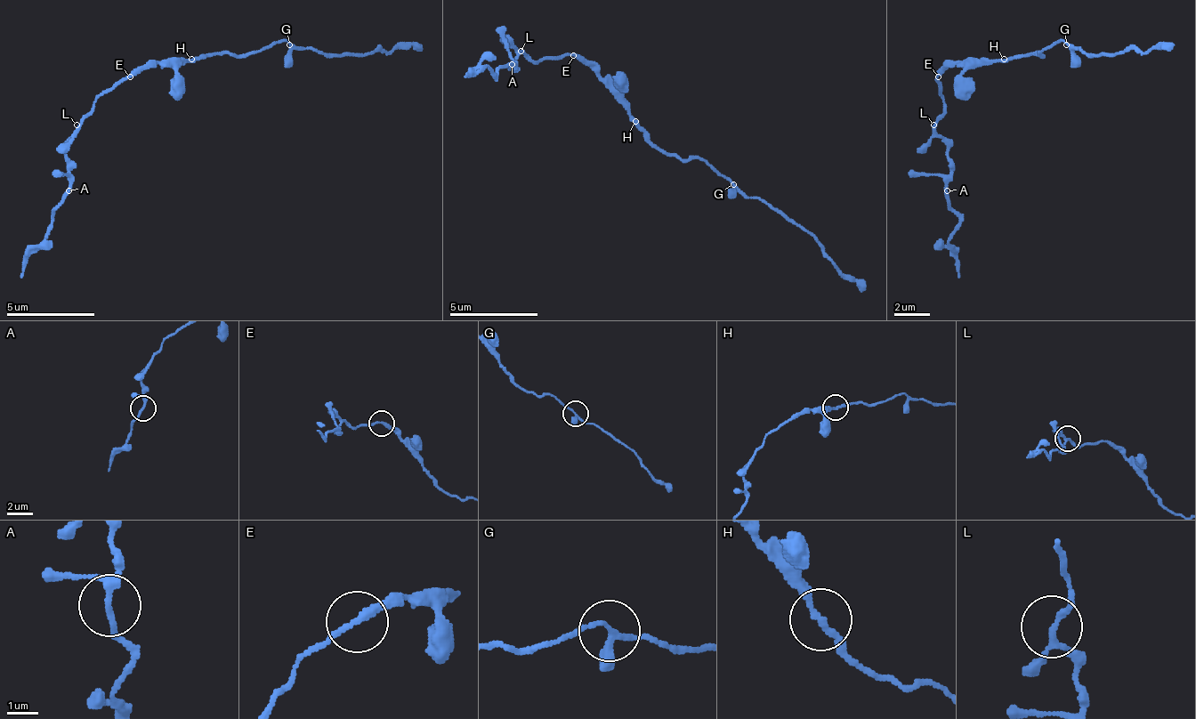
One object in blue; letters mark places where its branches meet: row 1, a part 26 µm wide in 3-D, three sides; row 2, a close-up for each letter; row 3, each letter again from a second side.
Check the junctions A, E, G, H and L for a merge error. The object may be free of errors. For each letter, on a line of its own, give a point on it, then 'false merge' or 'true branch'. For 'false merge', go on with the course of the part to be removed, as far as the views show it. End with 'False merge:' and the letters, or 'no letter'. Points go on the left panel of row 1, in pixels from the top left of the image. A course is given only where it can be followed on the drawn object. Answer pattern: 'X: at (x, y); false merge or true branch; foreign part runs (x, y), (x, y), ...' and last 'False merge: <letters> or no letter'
A: at (68, 190); true branch
E: at (130, 76); true branch
G: at (289, 44); true branch
H: at (191, 59); true branch
L: at (76, 125); true branch
False merge: no letter

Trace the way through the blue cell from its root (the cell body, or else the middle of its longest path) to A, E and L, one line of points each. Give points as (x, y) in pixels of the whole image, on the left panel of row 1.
A: (178, 59), (157, 59), (130, 76), (121, 76), (94, 102), (68, 142), (68, 190)
E: (178, 59), (157, 59), (139, 68), (130, 76)
L: (178, 59), (157, 59), (139, 68), (130, 76), (121, 76), (76, 125)

